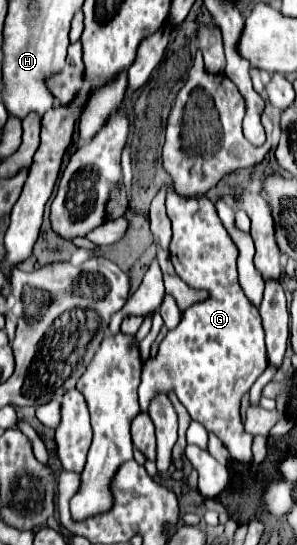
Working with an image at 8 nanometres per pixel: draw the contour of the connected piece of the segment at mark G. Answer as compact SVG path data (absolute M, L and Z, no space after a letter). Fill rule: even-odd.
M175 191L167 193L167 215L173 225L173 239L171 239L171 263L177 275L193 289L203 289L209 293L207 299L193 303L189 309L183 311L181 323L165 335L159 345L159 353L155 359L149 359L143 367L141 385L139 385L139 403L141 409L147 411L149 401L153 399L155 391L169 393L175 389L179 401L185 405L193 421L199 421L207 431L213 431L223 445L229 449L231 459L237 463L253 463L253 435L245 431L239 405L241 397L251 389L257 377L267 369L267 349L265 349L265 331L259 323L257 307L245 297L243 289L237 281L237 245L233 243L231 235L223 227L221 219L217 217L215 205L205 195L195 197L181 197Z

